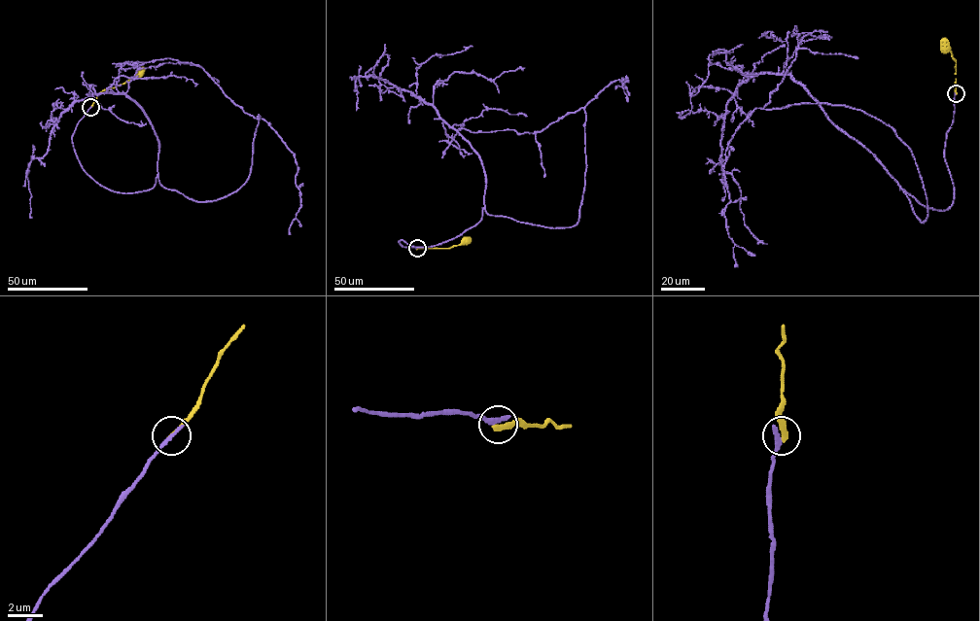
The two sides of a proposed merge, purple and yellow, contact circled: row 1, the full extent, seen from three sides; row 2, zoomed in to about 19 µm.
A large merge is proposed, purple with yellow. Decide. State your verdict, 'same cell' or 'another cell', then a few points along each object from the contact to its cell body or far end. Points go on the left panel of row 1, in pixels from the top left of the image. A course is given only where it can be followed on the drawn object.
another cell | purple via (90, 107), (72, 141), (108, 189), (157, 176), (205, 202), (248, 179), (259, 115), (200, 67), (116, 67) | yellow via (90, 107), (102, 90), (123, 84), (139, 72)

